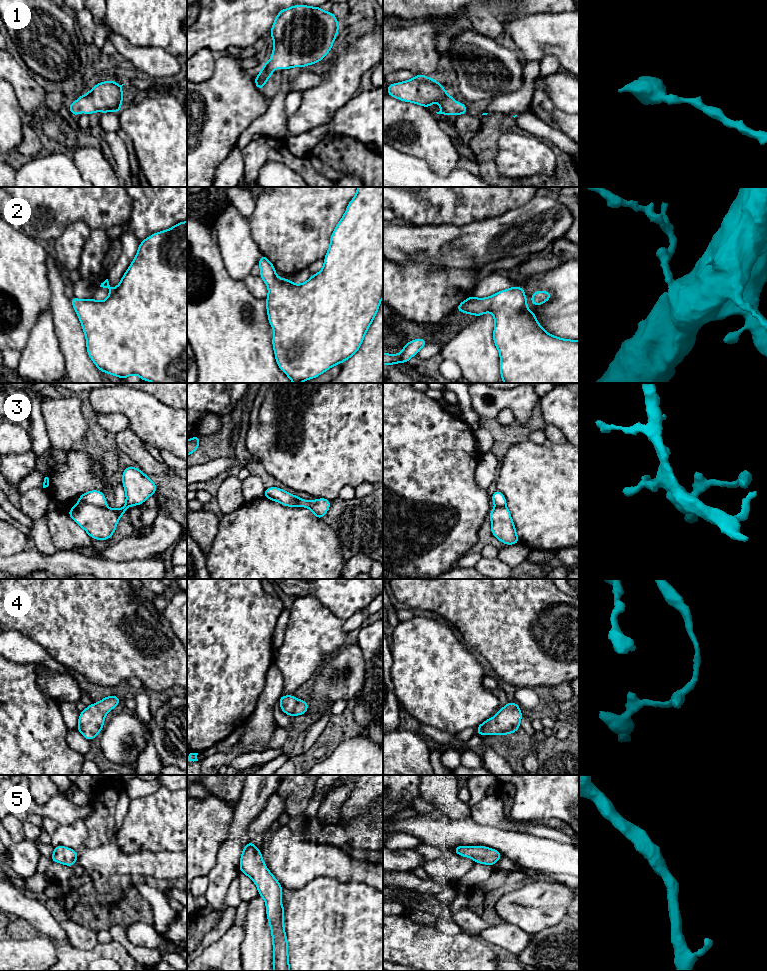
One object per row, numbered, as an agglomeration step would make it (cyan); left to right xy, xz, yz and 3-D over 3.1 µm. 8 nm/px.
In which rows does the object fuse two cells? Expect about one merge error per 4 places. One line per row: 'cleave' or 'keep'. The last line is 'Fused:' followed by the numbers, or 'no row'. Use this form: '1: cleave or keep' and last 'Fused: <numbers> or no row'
1: keep
2: keep
3: cleave
4: keep
5: keep
Fused: 3

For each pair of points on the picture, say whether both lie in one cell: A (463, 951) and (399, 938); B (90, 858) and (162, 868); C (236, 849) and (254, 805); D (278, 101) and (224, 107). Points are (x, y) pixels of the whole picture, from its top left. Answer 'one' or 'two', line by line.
A: one
B: one
C: one
D: two

